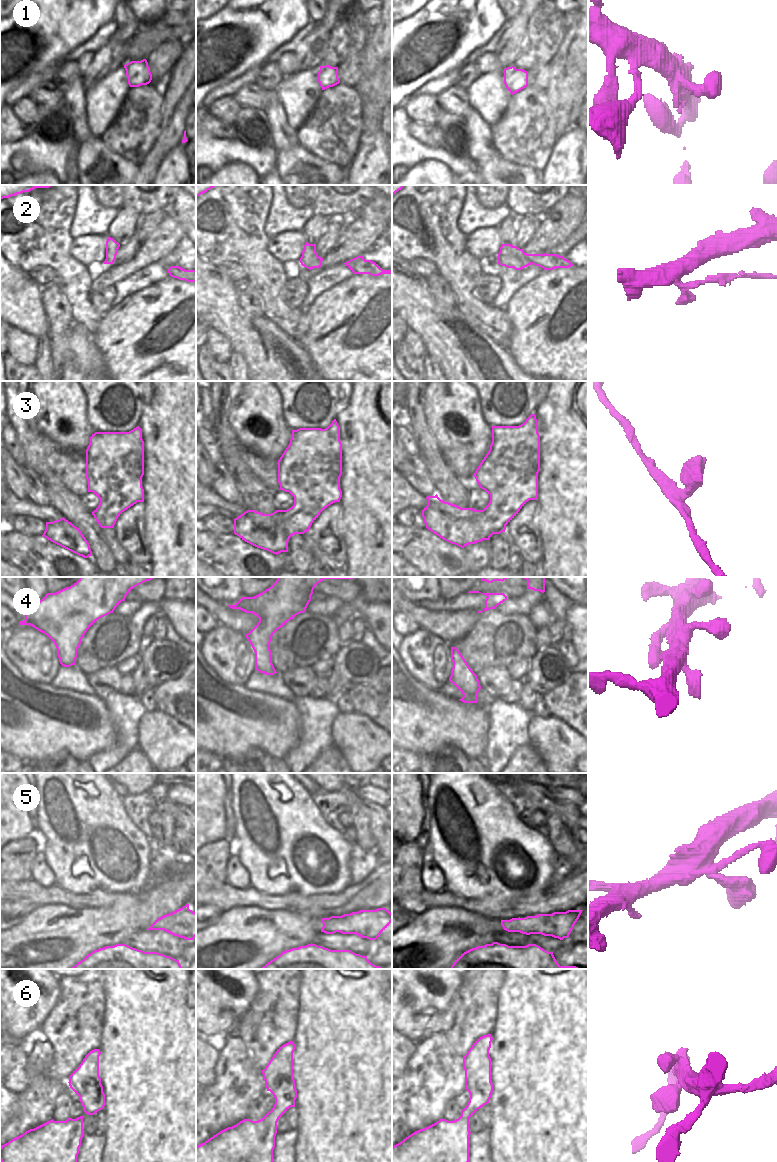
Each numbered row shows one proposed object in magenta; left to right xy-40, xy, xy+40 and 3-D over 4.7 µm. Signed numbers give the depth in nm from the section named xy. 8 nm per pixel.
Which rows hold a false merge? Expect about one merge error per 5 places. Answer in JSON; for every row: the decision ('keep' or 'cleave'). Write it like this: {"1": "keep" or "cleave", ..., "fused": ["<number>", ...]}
{"1": "keep", "2": "cleave", "3": "keep", "4": "keep", "5": "keep", "6": "keep", "fused": ["2"]}

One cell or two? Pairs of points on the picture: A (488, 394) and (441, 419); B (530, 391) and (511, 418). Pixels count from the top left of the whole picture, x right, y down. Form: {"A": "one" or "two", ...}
{"A": "two", "B": "one"}

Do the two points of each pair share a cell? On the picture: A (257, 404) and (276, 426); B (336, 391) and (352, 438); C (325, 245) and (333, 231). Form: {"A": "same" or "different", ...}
{"A": "same", "B": "different", "C": "same"}

